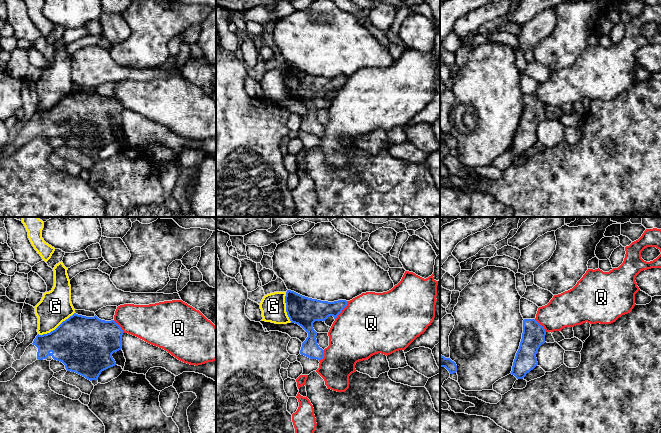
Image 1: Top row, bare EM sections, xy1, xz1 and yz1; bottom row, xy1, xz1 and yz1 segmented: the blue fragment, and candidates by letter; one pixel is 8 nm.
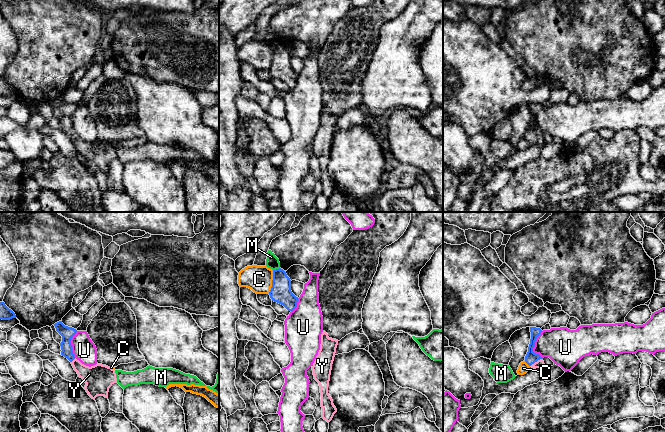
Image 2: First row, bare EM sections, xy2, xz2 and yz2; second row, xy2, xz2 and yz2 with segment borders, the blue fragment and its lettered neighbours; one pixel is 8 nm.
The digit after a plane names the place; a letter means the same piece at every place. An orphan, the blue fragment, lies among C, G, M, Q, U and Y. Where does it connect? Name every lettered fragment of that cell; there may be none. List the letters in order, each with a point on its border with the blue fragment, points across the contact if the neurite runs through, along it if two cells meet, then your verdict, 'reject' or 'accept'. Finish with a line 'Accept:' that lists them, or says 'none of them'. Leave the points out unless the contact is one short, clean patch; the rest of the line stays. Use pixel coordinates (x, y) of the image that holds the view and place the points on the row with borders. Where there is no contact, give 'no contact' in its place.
C: contact xz2 (272, 282); border xz2 (273, 270), (272, 286), (268, 293); reject
G: contact xy1 (57, 327); border xy1 (74, 312), (54, 329), (38, 334); reject
M: contact xz2 (276, 269); border xz2 (279, 267), (273, 270); reject
Q: contact xz1 (342, 309); reject
U: contact yz2 (534, 345); border yz2 (542, 331), (537, 337), (533, 348), (533, 351), (542, 358); reject
Y: contact yz2 (536, 361); way yz2 (531, 357), (536, 361), (540, 363); accept
Accept: Y

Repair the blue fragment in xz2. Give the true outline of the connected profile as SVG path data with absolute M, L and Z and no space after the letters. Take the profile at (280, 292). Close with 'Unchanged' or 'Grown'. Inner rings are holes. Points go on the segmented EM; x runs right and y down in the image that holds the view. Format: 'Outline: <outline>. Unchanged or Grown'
Outline: M281 268L273 270L269 295L272 301L283 305L288 311L293 311L297 307L298 297L292 293L291 280Z. Unchanged

